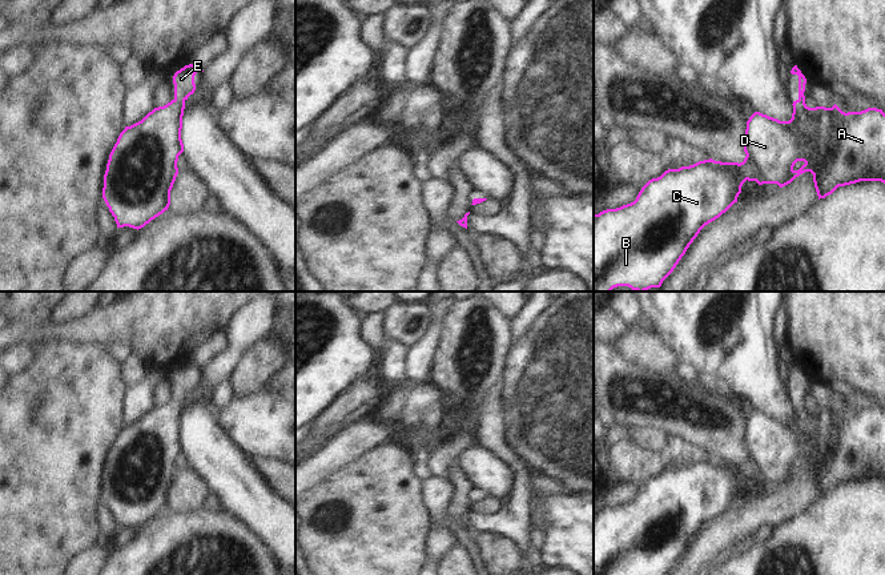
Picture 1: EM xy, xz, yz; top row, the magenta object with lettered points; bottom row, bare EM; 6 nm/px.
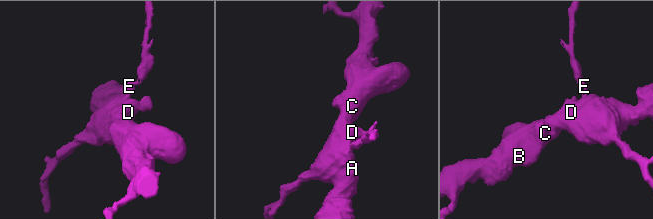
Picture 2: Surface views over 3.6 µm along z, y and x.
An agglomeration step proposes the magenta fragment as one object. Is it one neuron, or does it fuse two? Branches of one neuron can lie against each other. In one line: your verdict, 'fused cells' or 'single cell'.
single cell

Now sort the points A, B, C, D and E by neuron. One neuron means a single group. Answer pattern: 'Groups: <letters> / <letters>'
Groups: A B C D E

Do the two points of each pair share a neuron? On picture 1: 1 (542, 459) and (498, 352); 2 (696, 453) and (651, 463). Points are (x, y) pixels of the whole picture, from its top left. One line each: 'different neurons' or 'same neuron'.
1: different neurons
2: same neuron

